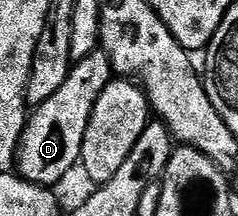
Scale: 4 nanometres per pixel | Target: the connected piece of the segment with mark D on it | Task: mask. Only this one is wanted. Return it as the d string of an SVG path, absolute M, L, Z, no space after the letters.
M103 50L89 53L89 57L78 60L65 77L65 85L49 97L40 107L30 112L27 127L19 139L17 152L17 174L30 183L54 188L71 170L76 170L81 157L81 145L85 141L85 129L89 117L93 117L93 105L101 97L101 89L113 78L111 62Z

